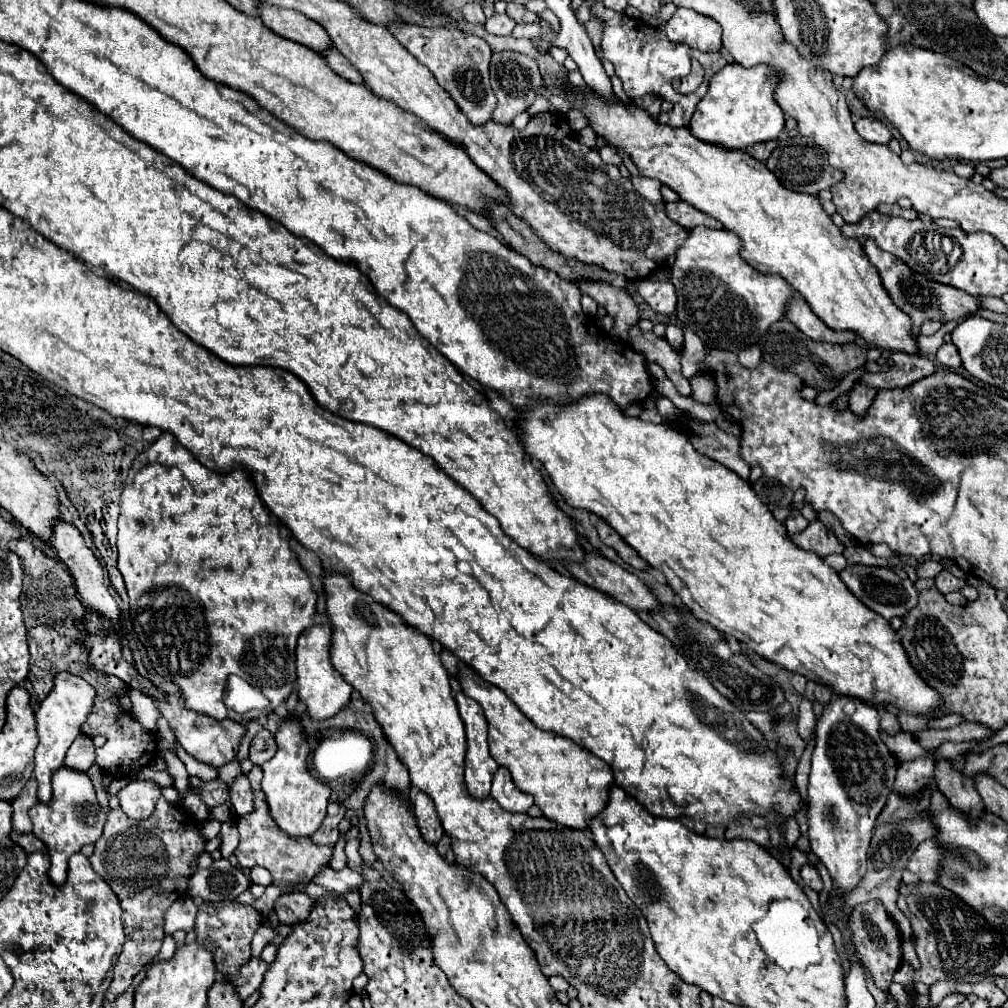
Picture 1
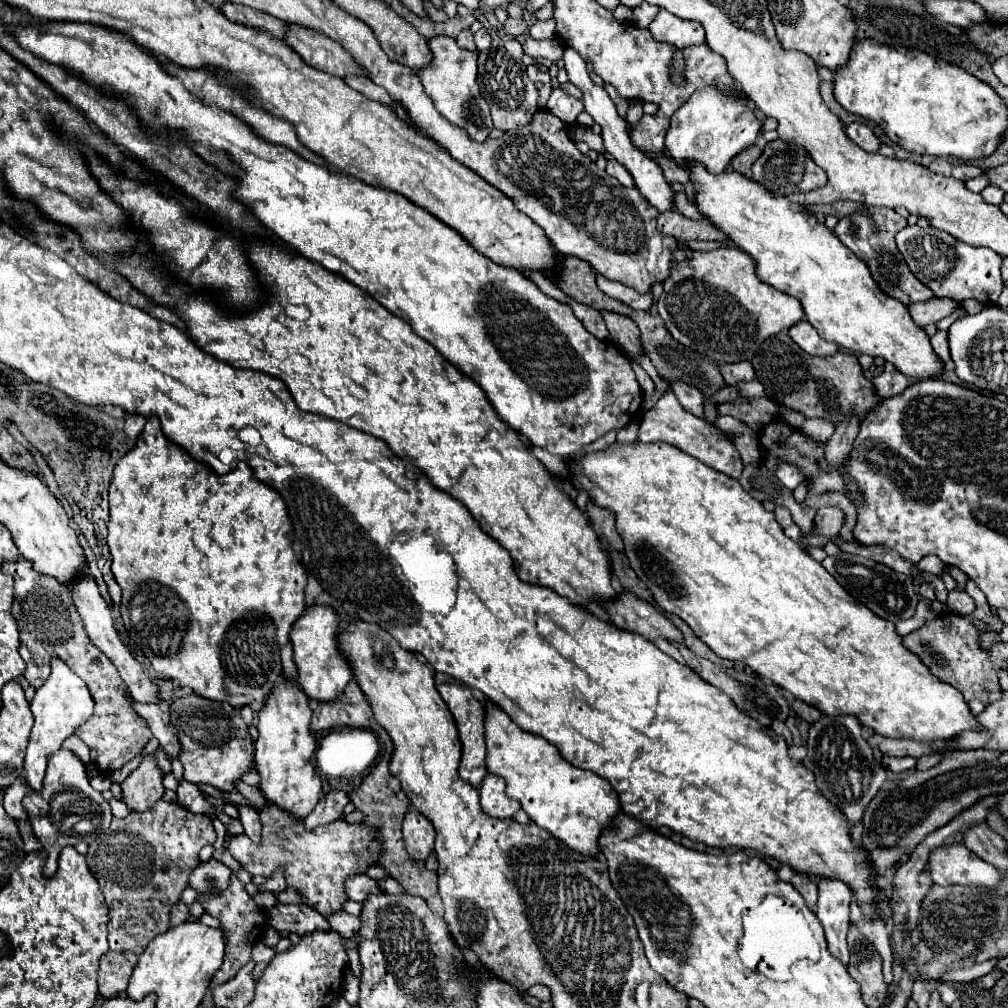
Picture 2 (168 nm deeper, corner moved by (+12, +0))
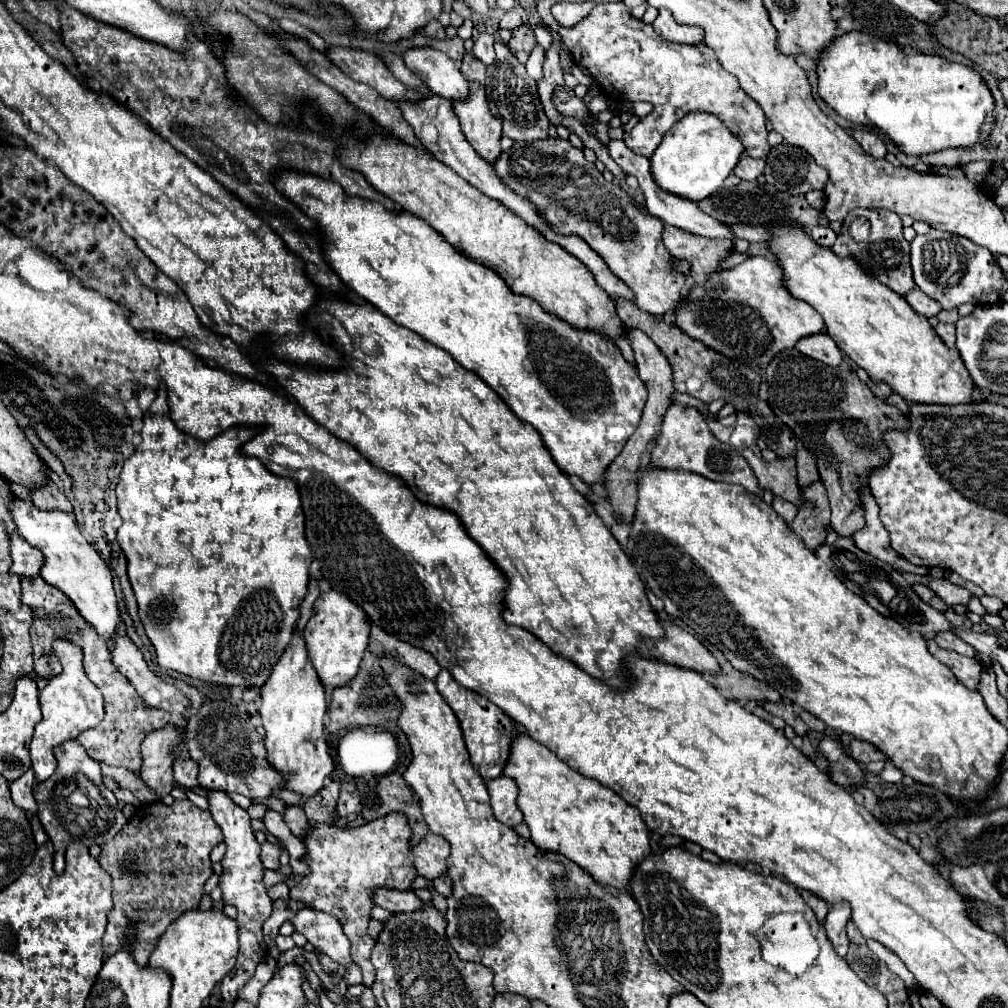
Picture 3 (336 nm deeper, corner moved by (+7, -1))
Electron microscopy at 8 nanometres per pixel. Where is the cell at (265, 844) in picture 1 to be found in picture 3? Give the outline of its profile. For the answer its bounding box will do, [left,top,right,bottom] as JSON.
[290,812,416,986]

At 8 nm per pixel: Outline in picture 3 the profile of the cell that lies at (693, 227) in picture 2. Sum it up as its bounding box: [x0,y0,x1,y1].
[662,226,732,284]

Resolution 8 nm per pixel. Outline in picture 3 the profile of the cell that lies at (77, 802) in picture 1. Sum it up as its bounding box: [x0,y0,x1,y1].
[34,740,126,874]

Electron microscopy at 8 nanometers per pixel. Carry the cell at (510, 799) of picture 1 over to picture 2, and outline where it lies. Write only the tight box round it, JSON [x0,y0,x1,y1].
[479,773,519,819]

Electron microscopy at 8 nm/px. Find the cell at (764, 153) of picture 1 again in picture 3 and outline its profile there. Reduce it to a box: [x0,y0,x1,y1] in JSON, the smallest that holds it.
[734,154,764,182]

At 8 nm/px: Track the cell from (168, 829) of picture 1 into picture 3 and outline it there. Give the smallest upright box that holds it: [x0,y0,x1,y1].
[98,800,222,966]

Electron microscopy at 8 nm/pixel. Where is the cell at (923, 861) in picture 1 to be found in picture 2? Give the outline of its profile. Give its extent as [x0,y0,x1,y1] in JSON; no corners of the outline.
[929,845,1003,887]

